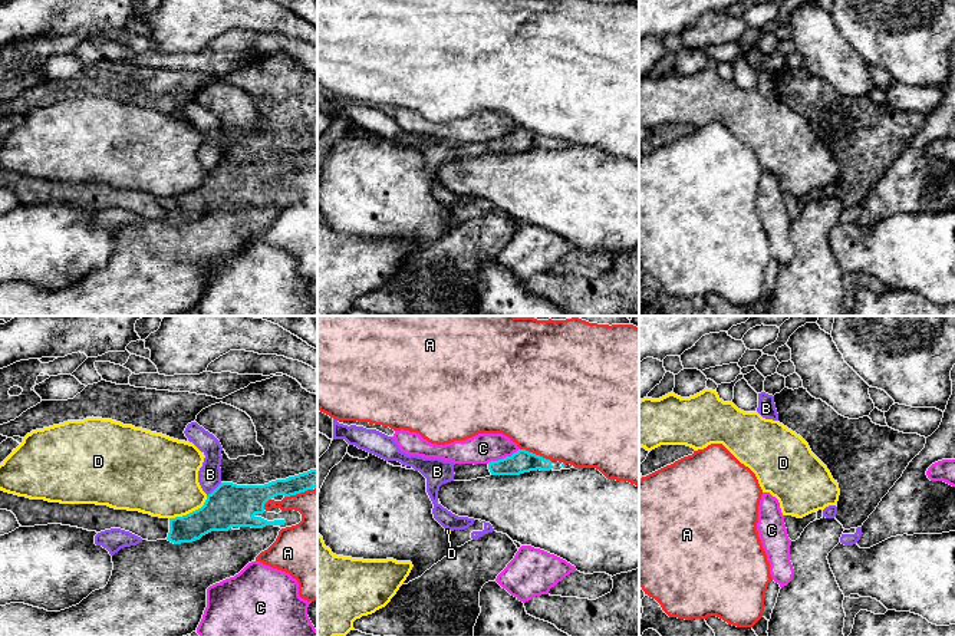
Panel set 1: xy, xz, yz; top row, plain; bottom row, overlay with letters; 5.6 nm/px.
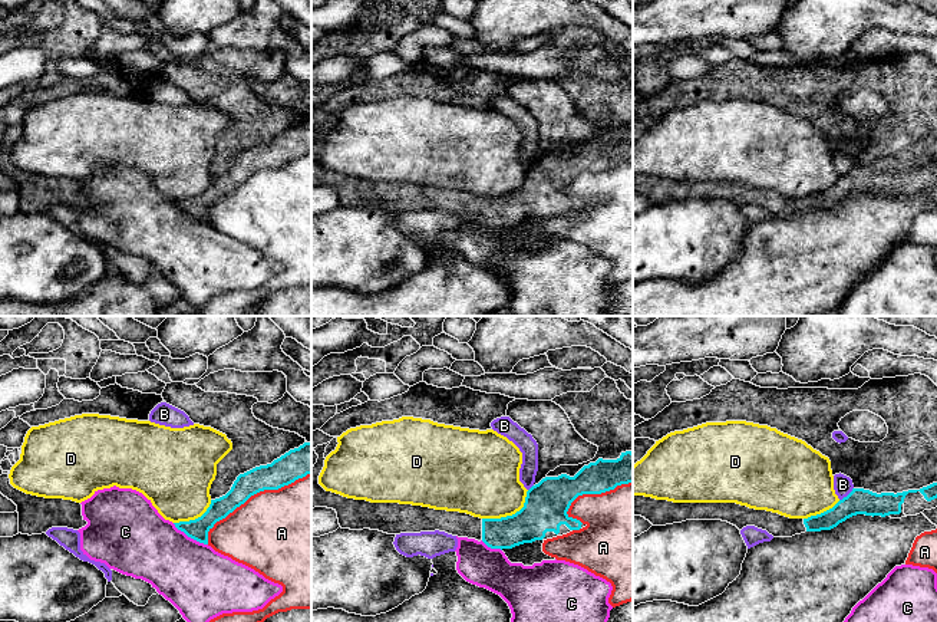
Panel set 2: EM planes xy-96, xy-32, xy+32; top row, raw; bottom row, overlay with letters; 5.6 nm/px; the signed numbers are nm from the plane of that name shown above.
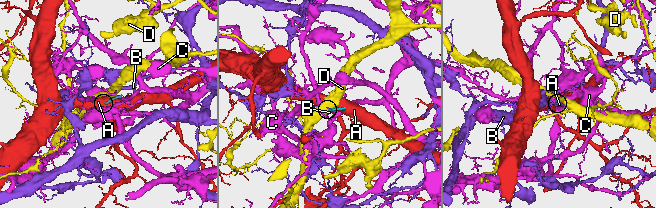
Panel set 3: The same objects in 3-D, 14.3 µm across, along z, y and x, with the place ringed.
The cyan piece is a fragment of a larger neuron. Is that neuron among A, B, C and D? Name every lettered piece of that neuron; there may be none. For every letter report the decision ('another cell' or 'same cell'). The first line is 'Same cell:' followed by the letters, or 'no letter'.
Same cell: no letter
A: another cell
B: another cell
C: another cell
D: another cell

